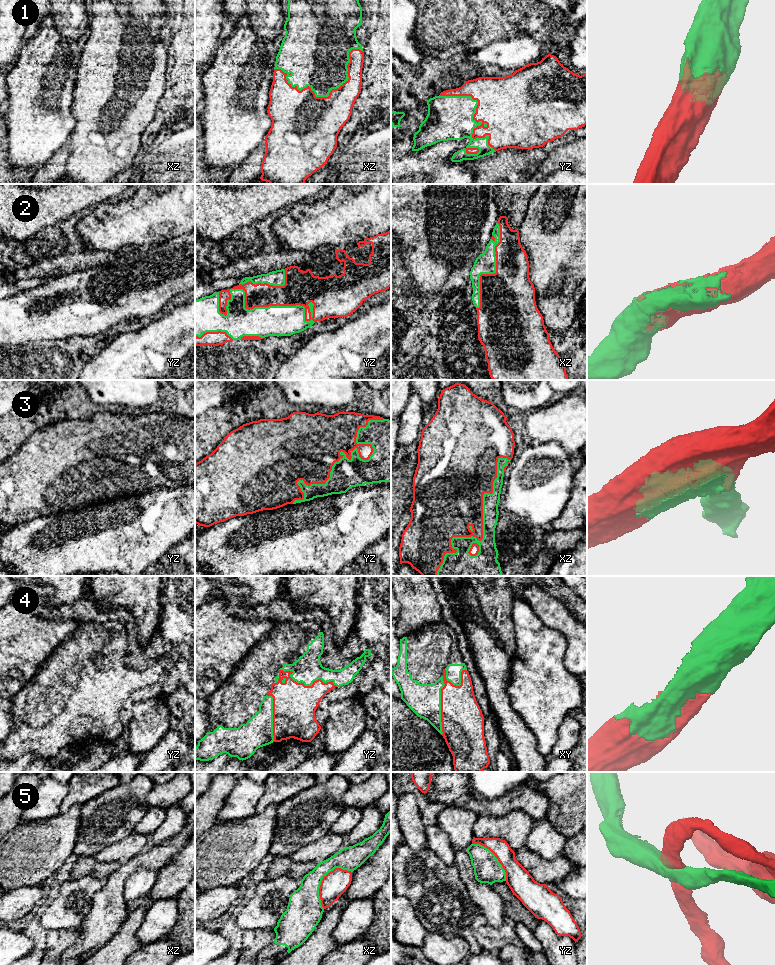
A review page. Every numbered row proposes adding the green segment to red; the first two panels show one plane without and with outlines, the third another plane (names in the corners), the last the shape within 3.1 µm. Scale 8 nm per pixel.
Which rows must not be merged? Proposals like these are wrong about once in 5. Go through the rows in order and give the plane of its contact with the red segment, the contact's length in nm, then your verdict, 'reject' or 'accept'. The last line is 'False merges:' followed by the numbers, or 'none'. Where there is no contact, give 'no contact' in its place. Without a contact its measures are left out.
1: meets red in xz; contact 750 nm long; accept
2: meets red in yz; contact 800 nm long; accept
3: meets red in yz; contact 1000 nm long; accept
4: meets red in yz; contact 500 nm long; accept
5: meets red in xz; contact 380 nm long; reject
False merges: 5

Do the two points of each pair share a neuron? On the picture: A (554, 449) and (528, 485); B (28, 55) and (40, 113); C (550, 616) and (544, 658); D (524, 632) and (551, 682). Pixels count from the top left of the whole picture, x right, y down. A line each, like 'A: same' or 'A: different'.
A: same
B: same
C: different
D: same

